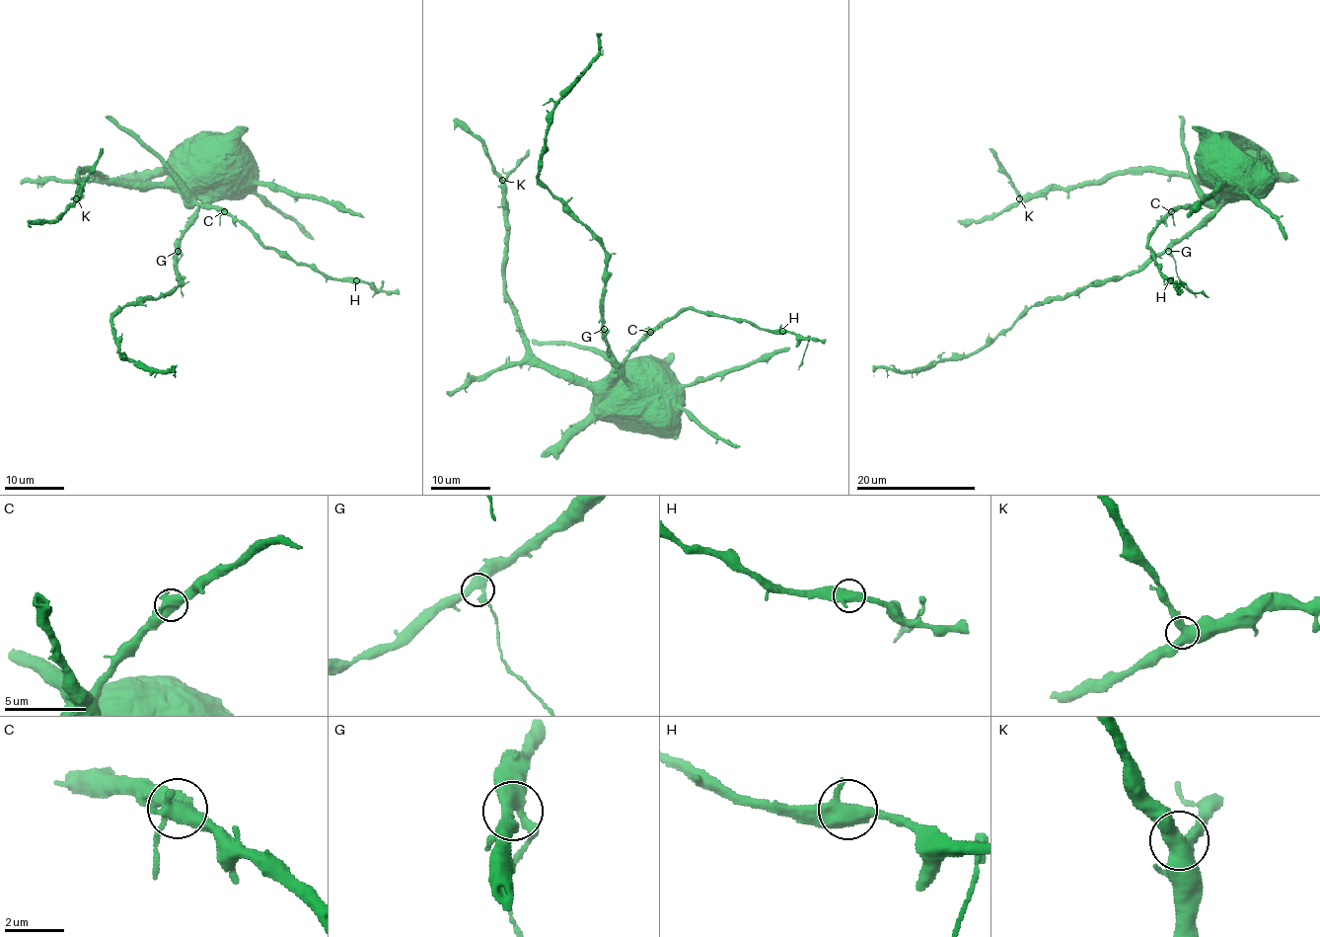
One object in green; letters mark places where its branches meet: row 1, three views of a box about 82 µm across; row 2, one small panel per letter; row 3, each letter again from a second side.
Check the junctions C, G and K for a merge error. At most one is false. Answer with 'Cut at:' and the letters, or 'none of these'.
Cut at: none of these

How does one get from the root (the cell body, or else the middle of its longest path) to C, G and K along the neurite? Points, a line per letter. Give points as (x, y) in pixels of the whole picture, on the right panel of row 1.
C: (1215, 175), (1211, 163), (1203, 163), (1201, 176), (1212, 190), (1212, 195), (1206, 201), (1177, 205), (1171, 211)
G: (1215, 175), (1211, 163), (1201, 164), (1201, 178), (1214, 193), (1215, 208), (1168, 251)
K: (1215, 175), (1214, 163), (1221, 182), (1158, 172), (1115, 173), (1019, 198)

